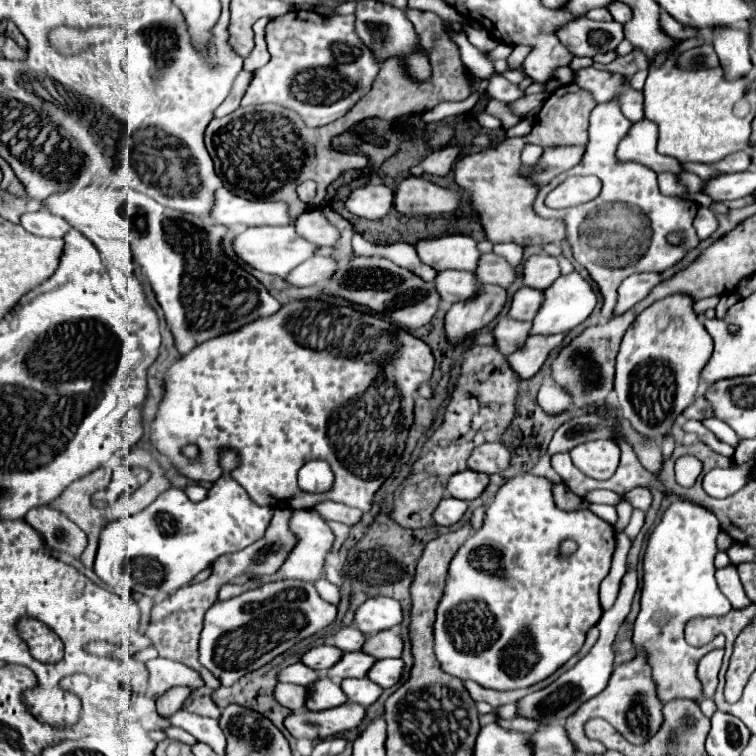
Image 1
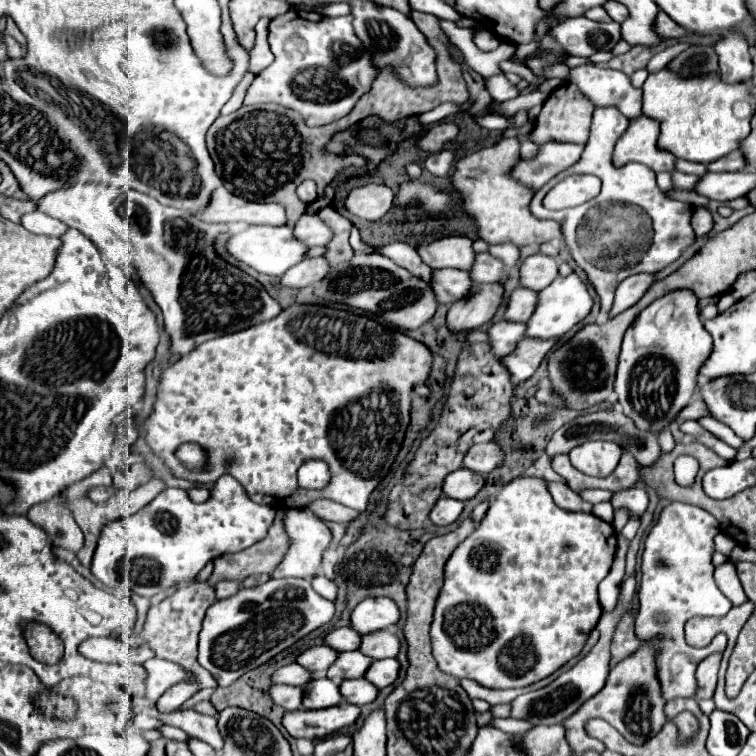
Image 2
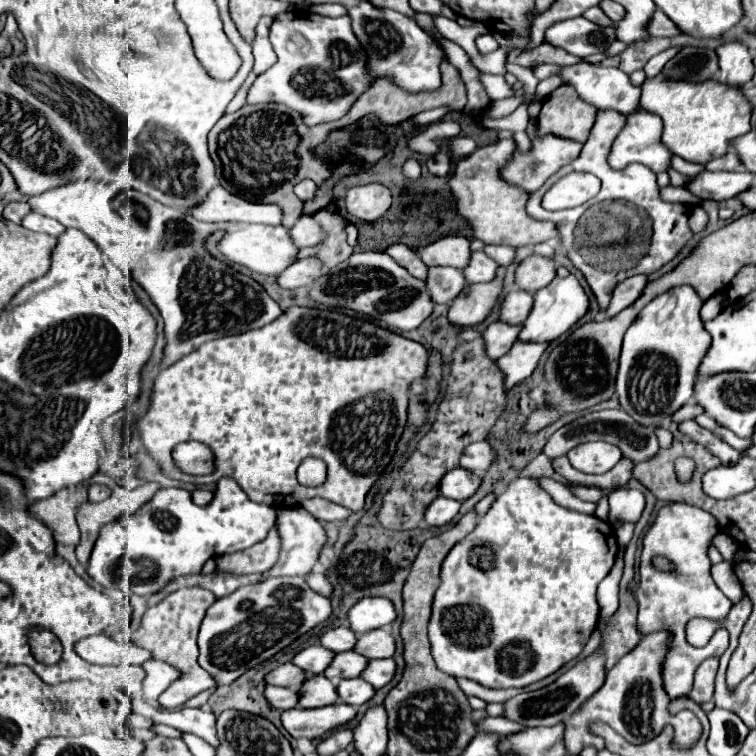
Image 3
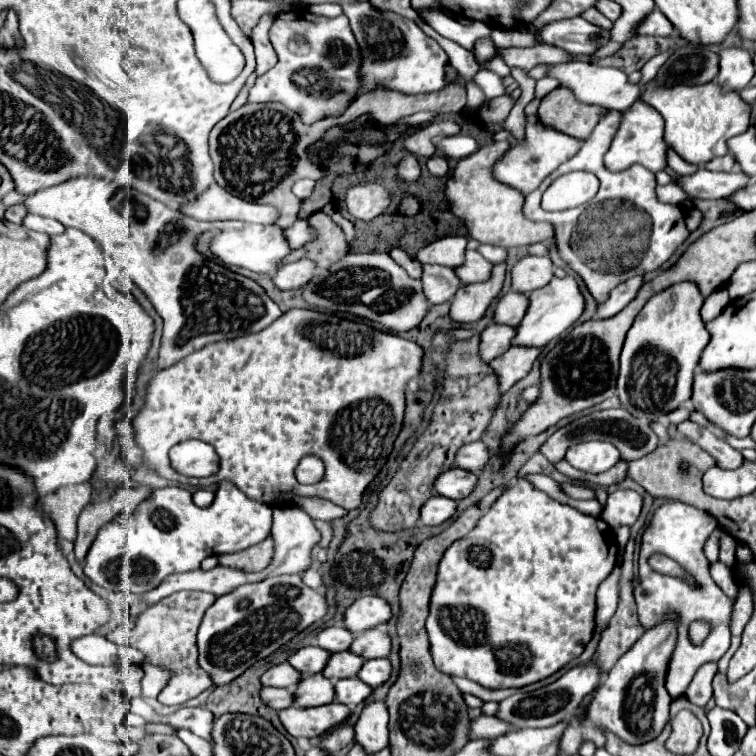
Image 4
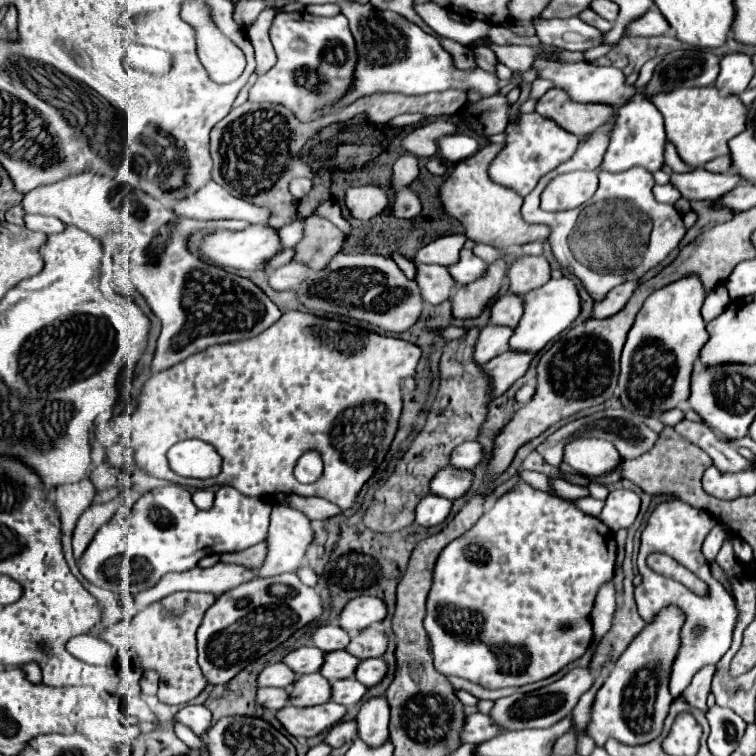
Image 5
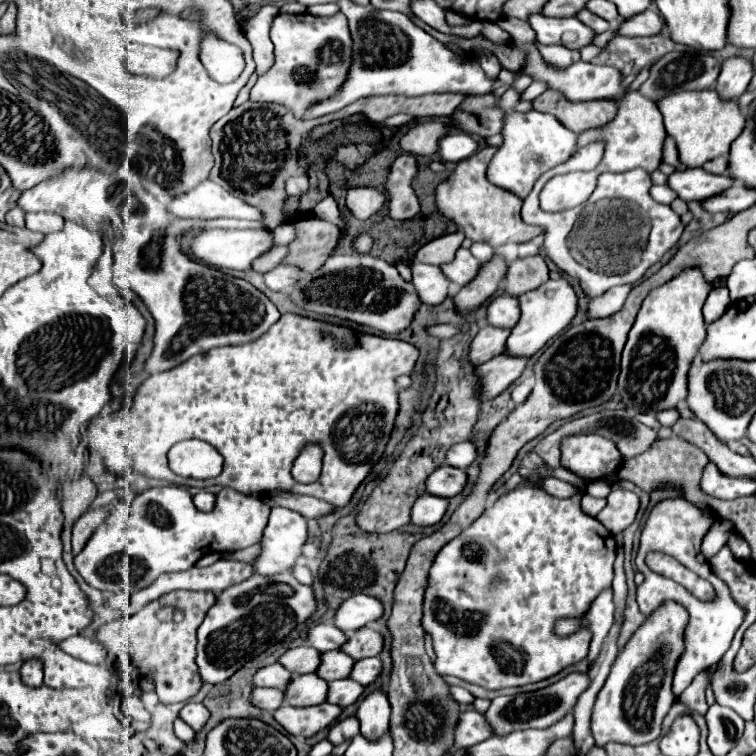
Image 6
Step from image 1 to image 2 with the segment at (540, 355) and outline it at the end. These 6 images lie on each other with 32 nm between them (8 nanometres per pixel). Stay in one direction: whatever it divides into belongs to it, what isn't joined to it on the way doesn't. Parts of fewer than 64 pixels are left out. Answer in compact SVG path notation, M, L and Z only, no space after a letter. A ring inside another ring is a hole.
M524 338L516 352L508 354L504 358L504 366L512 372L512 382L524 382L528 380L540 366L540 362L544 360L544 356L552 350L554 344L558 344L560 338L548 338L548 340L540 340L540 338Z

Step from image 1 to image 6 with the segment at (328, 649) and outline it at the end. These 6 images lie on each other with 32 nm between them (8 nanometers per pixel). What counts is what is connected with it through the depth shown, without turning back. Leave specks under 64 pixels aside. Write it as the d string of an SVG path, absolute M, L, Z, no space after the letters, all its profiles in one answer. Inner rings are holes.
M300 646L300 648L288 650L280 658L280 664L294 674L308 674L308 672L316 672L316 668L320 666L320 654L322 652L318 652L316 648Z

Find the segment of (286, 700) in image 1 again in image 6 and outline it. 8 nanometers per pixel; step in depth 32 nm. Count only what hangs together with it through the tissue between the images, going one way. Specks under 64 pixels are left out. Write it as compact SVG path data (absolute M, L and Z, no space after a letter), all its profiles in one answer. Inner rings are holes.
M254 688L252 704L264 708L268 712L276 712L284 702L284 690L278 688Z

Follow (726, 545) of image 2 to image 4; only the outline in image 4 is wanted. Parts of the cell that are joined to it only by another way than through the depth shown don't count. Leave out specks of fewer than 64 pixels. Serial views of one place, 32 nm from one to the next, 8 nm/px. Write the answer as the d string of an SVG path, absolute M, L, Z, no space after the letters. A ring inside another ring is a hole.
M728 534L720 536L720 562L736 568L736 540L732 540L732 536Z

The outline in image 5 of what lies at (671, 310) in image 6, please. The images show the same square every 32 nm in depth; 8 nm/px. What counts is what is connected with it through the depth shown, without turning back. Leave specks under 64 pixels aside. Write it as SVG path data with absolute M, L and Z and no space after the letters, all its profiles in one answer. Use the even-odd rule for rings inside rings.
M688 276L668 288L660 288L660 292L654 292L652 298L644 302L622 350L618 398L626 410L642 418L660 418L666 410L688 400L694 362L700 356L702 346L708 342L706 324L700 316L704 298L706 292L700 280Z

